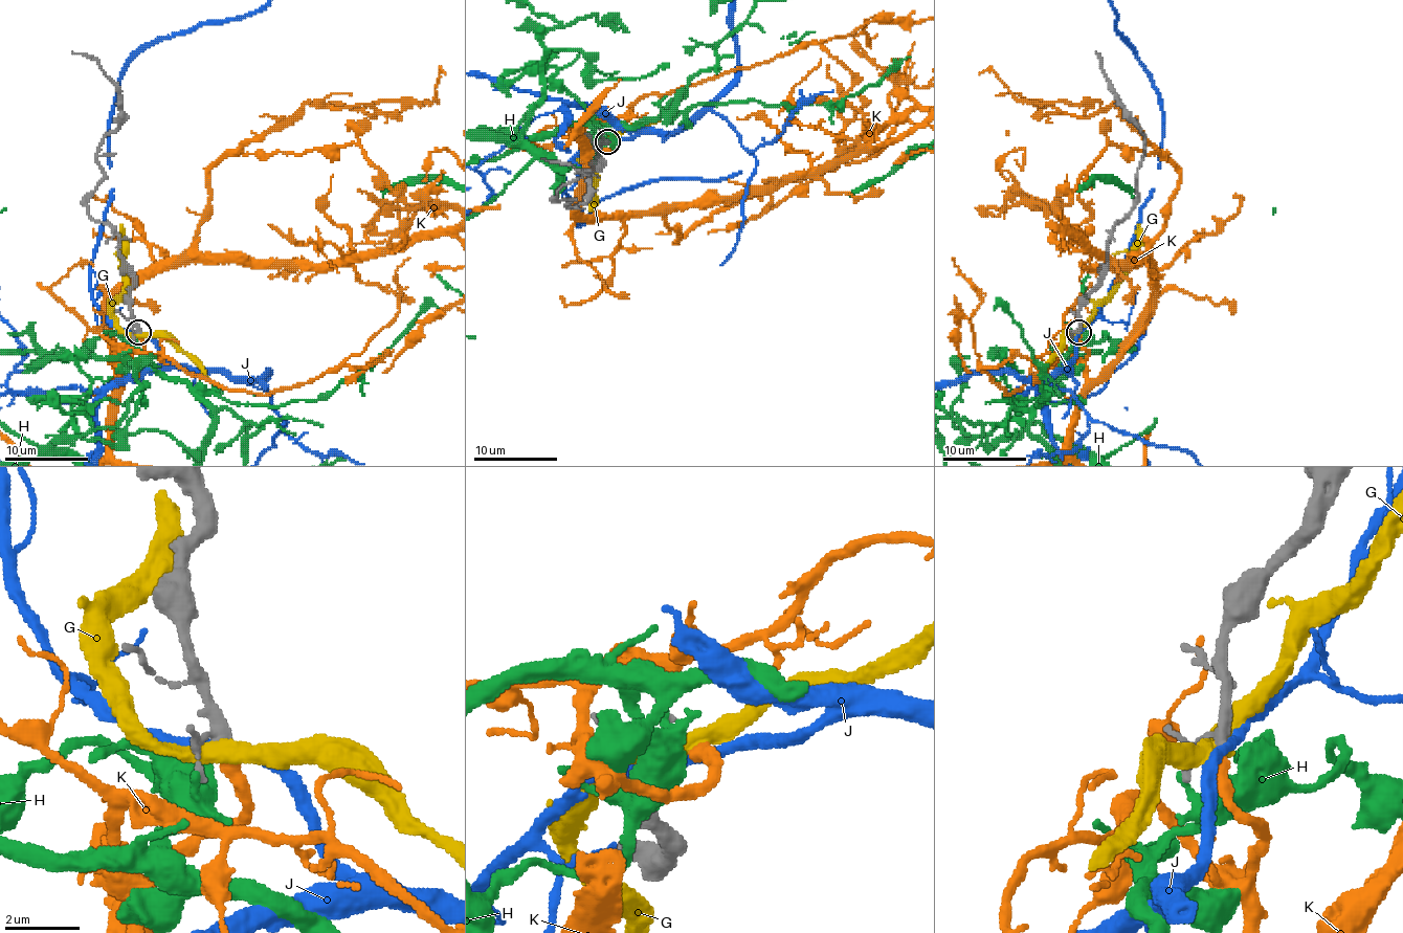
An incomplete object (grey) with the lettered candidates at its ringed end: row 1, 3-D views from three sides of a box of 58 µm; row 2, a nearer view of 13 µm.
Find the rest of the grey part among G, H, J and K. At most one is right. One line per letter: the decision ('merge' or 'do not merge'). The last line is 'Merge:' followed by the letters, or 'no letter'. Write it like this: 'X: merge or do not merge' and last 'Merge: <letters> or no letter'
G: do not merge
H: do not merge
J: do not merge
K: merge
Merge: K

